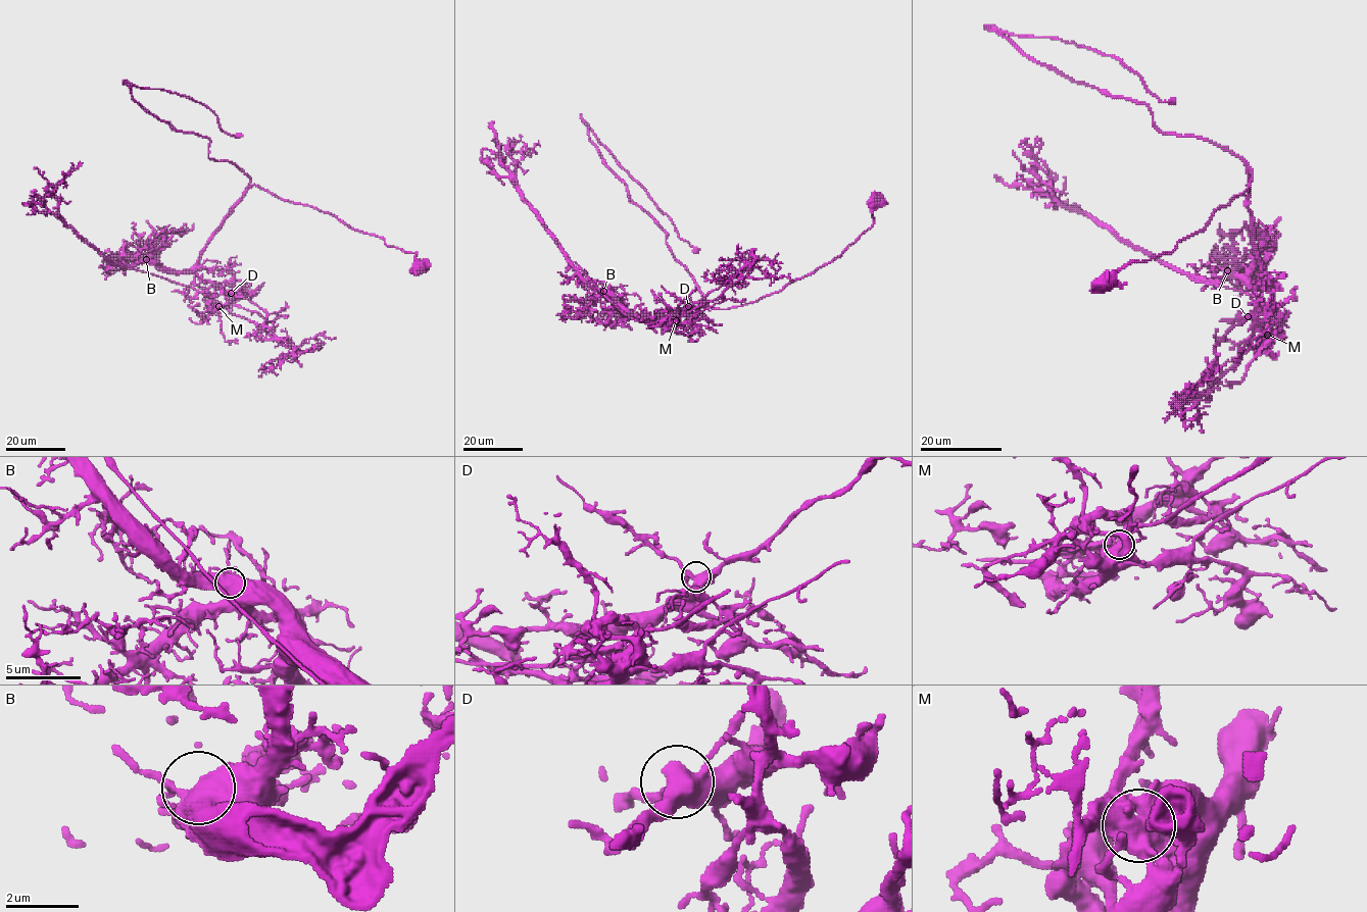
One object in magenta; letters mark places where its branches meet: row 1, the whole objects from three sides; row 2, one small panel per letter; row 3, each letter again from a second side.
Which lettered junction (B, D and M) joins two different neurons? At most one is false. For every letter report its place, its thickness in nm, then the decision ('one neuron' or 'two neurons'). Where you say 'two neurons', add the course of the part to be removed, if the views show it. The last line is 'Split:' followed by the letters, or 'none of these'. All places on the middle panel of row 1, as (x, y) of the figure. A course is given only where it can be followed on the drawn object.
B: (603, 291) | 550 nm | one neuron
D: (688, 306) | 420 nm | one neuron
M: (676, 320) | 650 nm | two neurons | (676, 319), (716, 300), (742, 279), (751, 266), (747, 264), (738, 270), (732, 266), (719, 272), (717, 270)
Split: M

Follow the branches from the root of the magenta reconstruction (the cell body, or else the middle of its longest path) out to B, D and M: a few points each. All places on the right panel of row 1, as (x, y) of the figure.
B: (1101, 284), (1200, 231), (1249, 188), (1251, 168), (1251, 230), (1265, 283), (1247, 286), (1227, 270)
D: (1101, 284), (1200, 231), (1249, 188), (1251, 168), (1251, 230), (1265, 284), (1248, 316)
M: (1101, 284), (1132, 262), (1170, 253), (1200, 231), (1249, 188), (1251, 168), (1251, 230), (1275, 310), (1267, 335)

